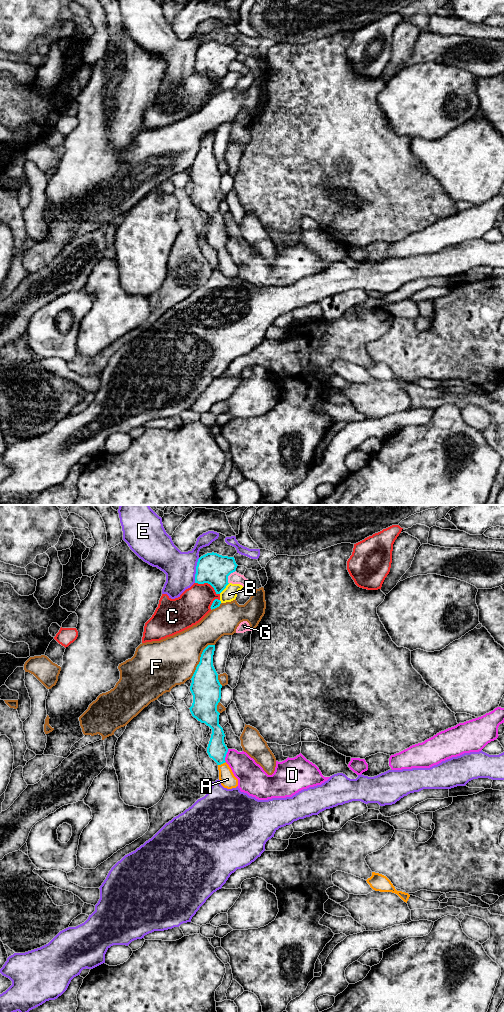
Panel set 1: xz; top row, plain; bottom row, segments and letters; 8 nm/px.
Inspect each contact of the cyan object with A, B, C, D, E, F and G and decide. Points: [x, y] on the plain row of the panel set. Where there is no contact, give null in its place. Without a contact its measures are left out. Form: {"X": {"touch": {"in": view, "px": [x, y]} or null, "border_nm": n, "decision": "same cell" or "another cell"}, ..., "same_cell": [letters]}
{"A": {"touch": {"in": "xz", "px": [221, 251]}, "border_nm": 70, "decision": "same cell"}, "B": {"touch": {"in": "xz", "px": [224, 76]}, "border_nm": 120, "decision": "another cell"}, "C": {"touch": {"in": "xz", "px": [208, 71]}, "border_nm": 220, "decision": "another cell"}, "D": {"touch": {"in": "xz", "px": [225, 243]}, "border_nm": 110, "decision": "another cell"}, "E": {"touch": {"in": "xz", "px": [196, 58]}, "border_nm": 200, "decision": "another cell"}, "F": {"touch": {"in": "xz", "px": [200, 147]}, "border_nm": 340, "decision": "another cell"}, "G": {"touch": {"in": "xz", "px": [228, 63]}, "border_nm": 130, "decision": "another cell"}, "same_cell": ["A"]}

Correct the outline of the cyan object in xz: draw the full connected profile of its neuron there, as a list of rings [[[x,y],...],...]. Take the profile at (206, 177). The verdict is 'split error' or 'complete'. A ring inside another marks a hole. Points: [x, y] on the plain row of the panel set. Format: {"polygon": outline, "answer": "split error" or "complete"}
{"polygon": [[[208,133],[202,140],[200,150],[191,166],[190,179],[193,191],[189,196],[192,204],[212,217],[207,241],[218,253],[219,268],[224,276],[238,274],[238,267],[225,249],[228,236],[224,231],[224,219],[219,213],[217,193],[221,187],[222,173],[213,154],[215,133]]], "answer": "split error"}

